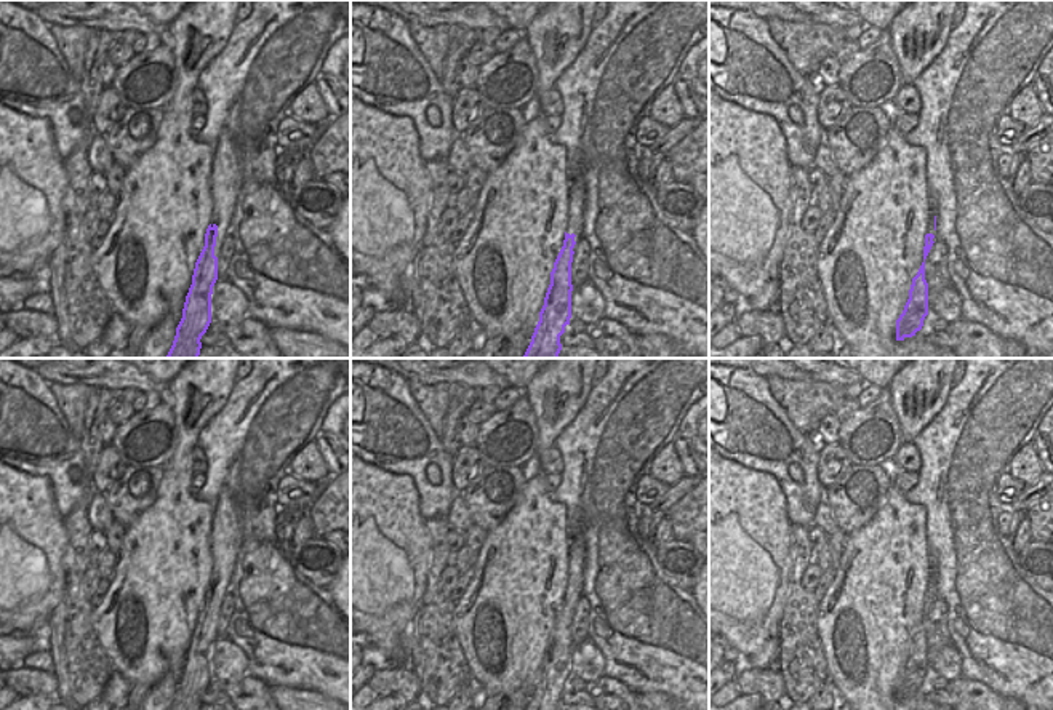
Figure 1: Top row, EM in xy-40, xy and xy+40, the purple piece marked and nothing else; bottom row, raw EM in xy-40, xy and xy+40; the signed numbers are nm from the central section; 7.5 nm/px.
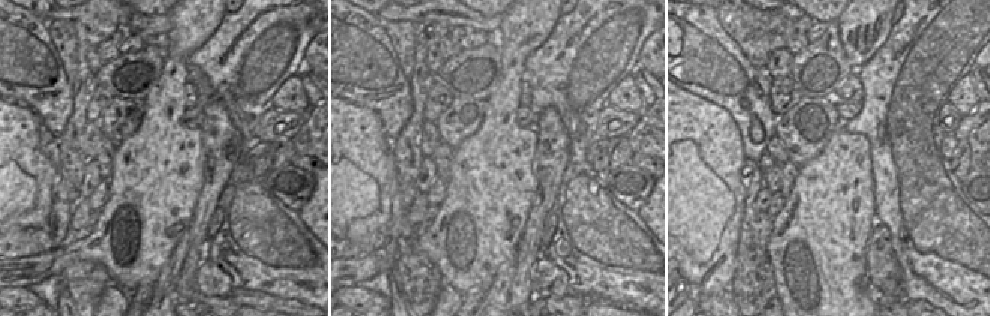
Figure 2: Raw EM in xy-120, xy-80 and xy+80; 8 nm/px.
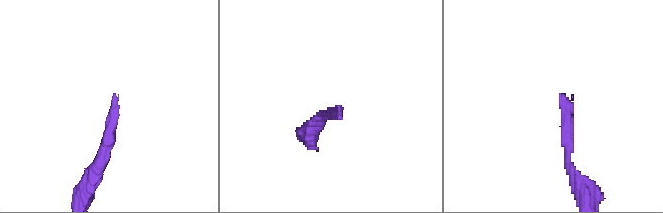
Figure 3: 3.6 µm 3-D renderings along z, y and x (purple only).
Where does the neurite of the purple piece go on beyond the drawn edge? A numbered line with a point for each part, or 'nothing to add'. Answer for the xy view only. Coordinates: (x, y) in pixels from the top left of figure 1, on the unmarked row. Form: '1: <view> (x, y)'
1: xy (576, 542)

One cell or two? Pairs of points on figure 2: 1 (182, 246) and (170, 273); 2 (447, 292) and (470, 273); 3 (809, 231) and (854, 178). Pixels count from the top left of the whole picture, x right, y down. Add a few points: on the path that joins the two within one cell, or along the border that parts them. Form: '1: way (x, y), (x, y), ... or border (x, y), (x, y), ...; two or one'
1: way (179, 252), (171, 267); one
2: border (444, 283), (449, 283), (462, 295); two
3: way (822, 217), (845, 192); one

